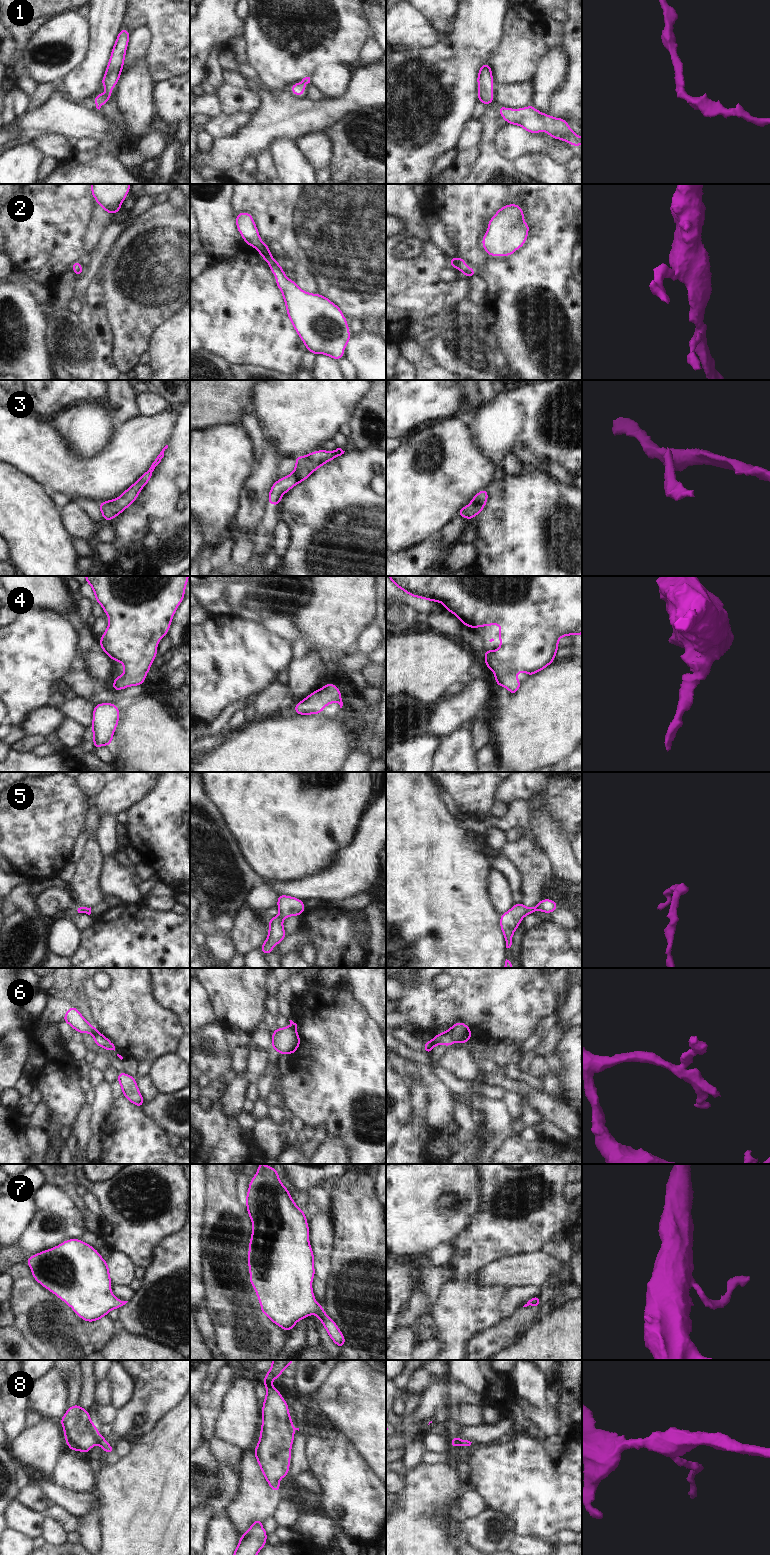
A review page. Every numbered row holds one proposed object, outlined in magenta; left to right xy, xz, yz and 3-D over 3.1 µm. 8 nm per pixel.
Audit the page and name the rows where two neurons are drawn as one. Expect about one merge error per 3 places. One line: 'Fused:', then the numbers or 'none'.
Fused: 6, 8

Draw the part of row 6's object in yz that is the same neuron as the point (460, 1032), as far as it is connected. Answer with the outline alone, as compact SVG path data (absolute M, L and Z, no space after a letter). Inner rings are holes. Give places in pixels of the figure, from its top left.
M456 1022L451 1028L445 1031L453 1041L460 1044L466 1044L472 1037L471 1029L464 1022Z

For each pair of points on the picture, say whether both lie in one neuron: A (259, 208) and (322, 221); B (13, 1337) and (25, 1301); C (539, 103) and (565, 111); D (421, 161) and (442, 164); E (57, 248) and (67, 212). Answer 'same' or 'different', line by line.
A: same
B: different
C: different
D: different
E: same

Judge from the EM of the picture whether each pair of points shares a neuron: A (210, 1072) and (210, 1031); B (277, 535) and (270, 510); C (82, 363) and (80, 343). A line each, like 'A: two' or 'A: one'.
A: one
B: two
C: one

